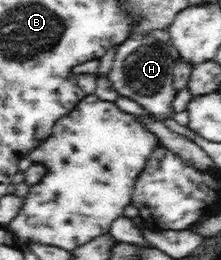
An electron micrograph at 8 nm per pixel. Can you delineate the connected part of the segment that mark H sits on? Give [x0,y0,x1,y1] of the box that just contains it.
[107,36,177,119]

